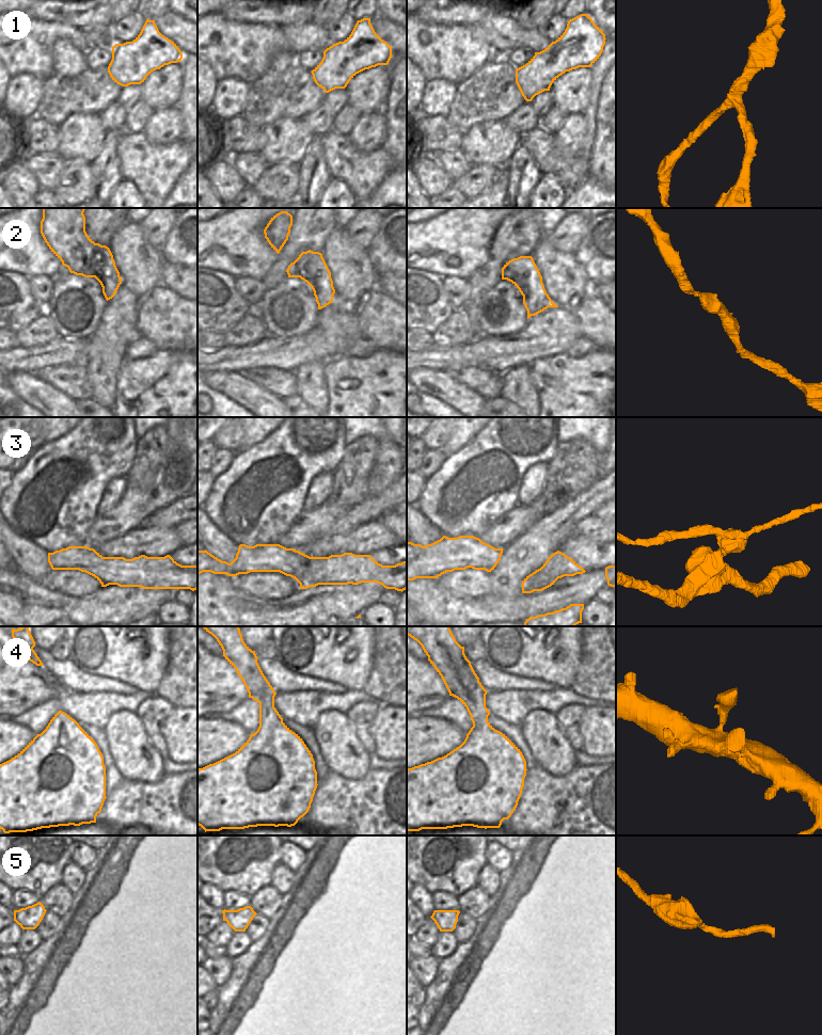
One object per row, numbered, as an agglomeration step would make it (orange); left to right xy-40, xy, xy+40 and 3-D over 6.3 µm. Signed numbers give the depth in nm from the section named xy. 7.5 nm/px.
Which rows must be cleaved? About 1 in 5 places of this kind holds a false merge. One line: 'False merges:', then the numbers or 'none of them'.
False merges: 3, 5

